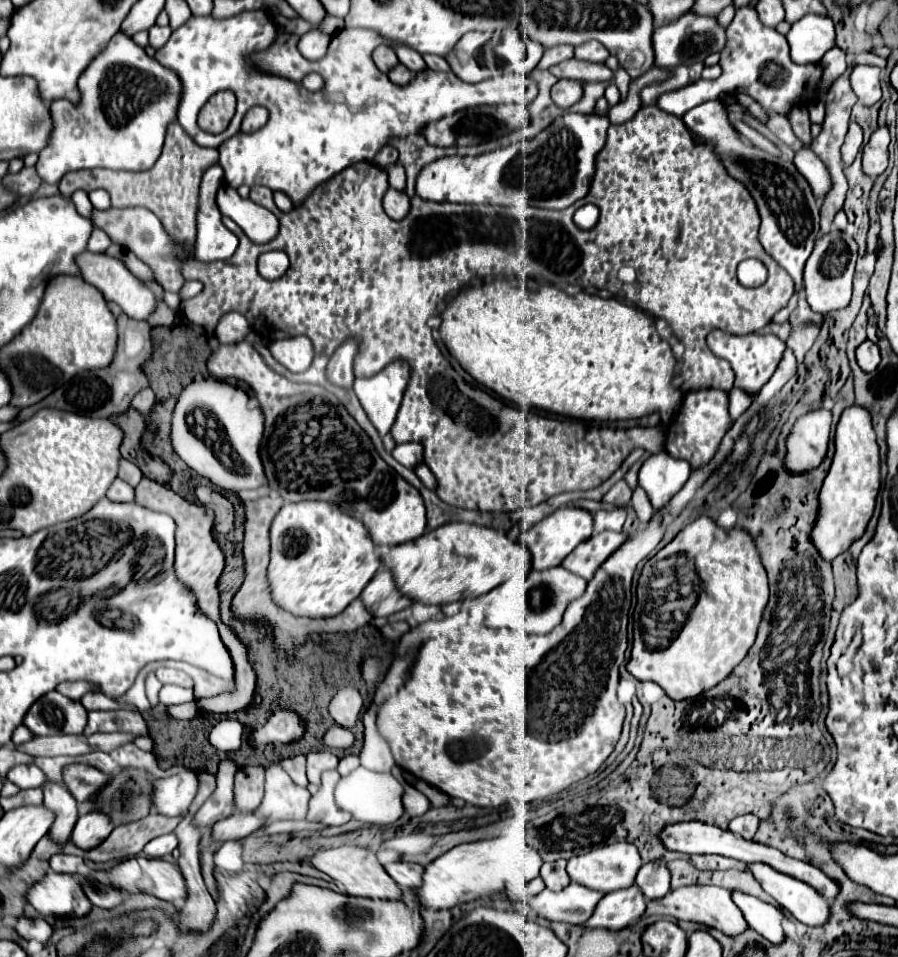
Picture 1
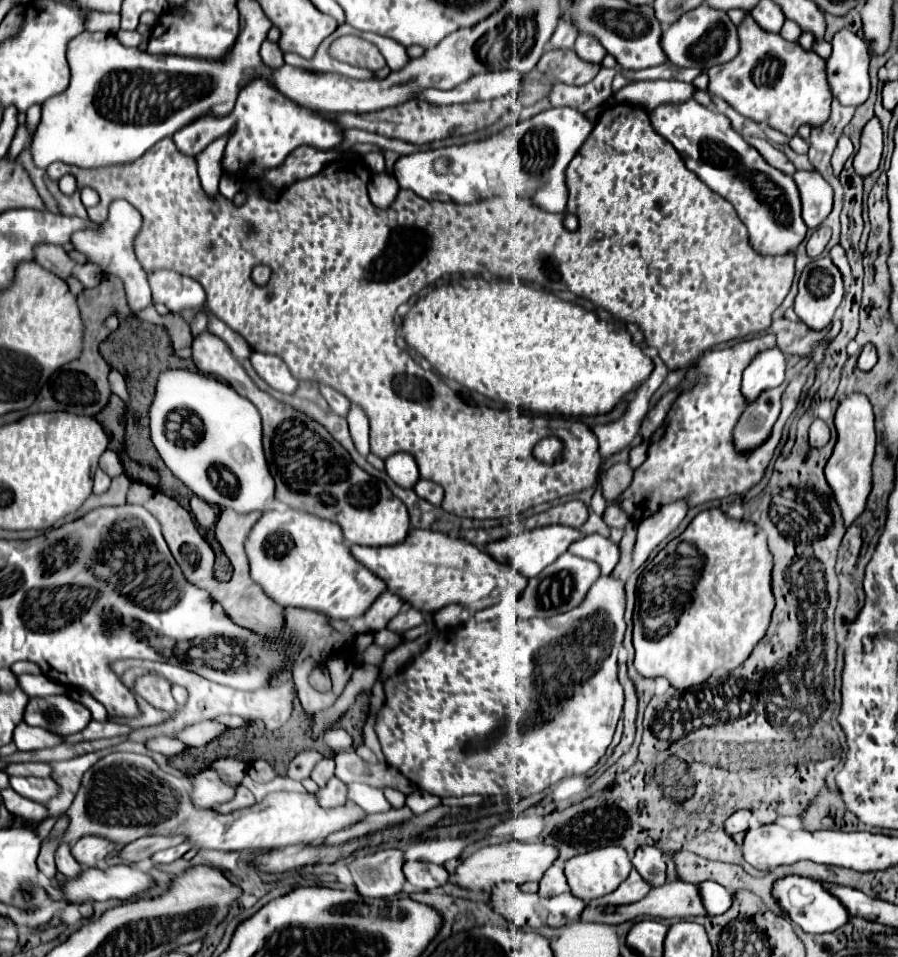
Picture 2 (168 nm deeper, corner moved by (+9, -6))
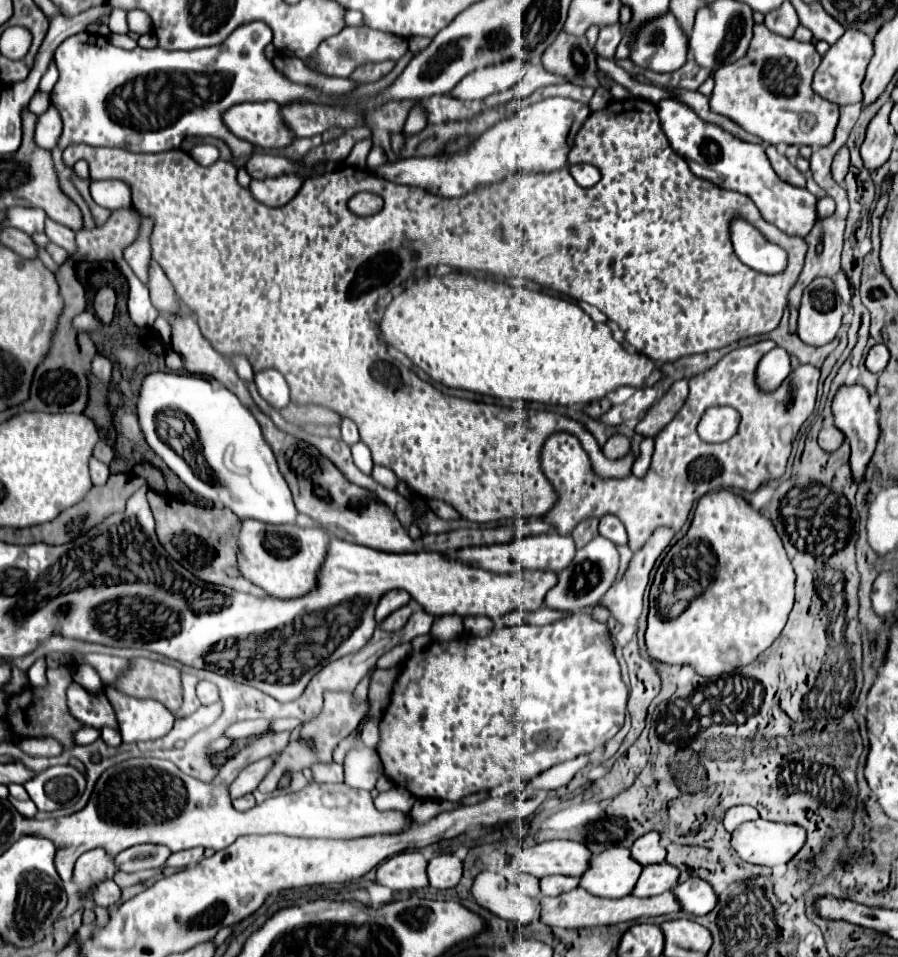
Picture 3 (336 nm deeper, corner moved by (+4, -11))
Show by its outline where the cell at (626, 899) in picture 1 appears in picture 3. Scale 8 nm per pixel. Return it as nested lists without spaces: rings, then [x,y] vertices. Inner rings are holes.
[[[670,862],[648,864],[648,866],[644,866],[644,870],[638,878],[636,890],[632,894],[638,898],[662,894],[666,890],[672,890],[672,886],[678,884],[678,876],[680,876],[678,866],[674,866]]]

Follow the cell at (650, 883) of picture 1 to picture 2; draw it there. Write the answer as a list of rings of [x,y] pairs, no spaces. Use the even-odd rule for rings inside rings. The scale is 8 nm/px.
[[[643,847],[639,849],[639,853],[635,853],[633,857],[633,867],[639,871],[639,875],[651,885],[651,887],[659,887],[665,883],[665,859],[663,853],[655,847]]]

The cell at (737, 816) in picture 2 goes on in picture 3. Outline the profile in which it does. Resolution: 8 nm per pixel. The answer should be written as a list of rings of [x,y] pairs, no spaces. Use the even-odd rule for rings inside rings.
[[[732,806],[726,814],[724,814],[724,828],[730,832],[730,830],[736,830],[736,826],[740,822],[748,822],[748,820],[758,820],[758,812],[754,806]]]

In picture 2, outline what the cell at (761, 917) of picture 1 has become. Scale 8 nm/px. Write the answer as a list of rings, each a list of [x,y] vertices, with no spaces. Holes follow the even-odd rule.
[[[703,881],[699,885],[699,891],[703,893],[703,905],[707,905],[707,911],[711,915],[725,913],[733,903],[733,893],[723,889],[723,885],[715,881]]]

